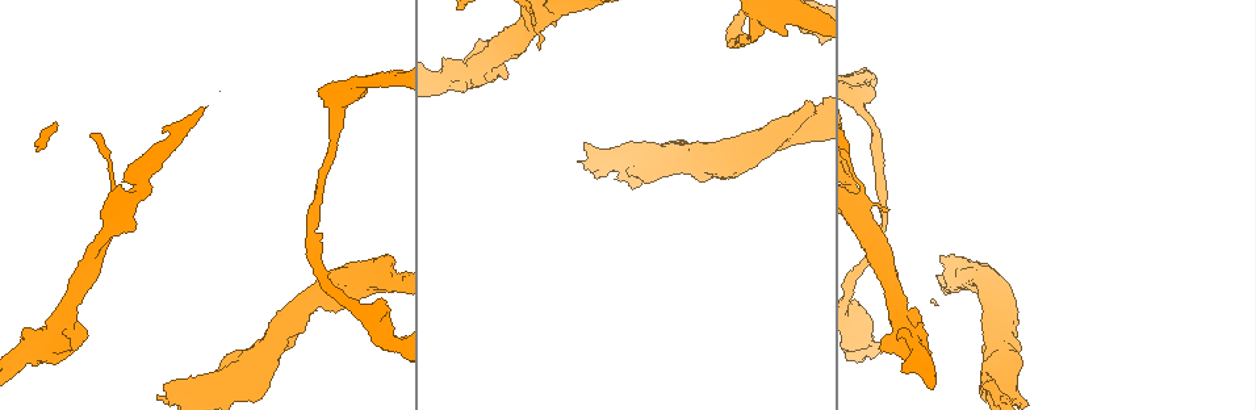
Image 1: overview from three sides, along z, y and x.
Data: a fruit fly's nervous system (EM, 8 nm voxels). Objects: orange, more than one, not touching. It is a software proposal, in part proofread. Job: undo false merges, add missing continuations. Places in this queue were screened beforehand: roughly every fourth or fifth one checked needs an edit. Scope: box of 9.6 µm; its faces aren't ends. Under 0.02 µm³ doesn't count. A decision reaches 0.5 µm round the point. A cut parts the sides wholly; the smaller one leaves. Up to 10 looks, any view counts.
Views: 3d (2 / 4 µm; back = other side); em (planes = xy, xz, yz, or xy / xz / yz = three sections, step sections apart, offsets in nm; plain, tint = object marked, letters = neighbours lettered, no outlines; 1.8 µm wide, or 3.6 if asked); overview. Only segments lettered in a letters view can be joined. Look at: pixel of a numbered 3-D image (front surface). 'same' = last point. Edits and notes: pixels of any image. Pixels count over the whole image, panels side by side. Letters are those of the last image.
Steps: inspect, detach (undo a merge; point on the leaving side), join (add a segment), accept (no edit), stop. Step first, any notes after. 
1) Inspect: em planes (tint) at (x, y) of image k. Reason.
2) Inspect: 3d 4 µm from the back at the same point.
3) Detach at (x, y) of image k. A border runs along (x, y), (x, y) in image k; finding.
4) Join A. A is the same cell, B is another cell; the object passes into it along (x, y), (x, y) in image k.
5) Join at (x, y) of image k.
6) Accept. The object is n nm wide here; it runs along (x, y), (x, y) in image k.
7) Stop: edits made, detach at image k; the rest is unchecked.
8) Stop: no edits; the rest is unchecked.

Inspect: em xy step 8 (letters) at (873, 93) of image 1. Branch stops here.

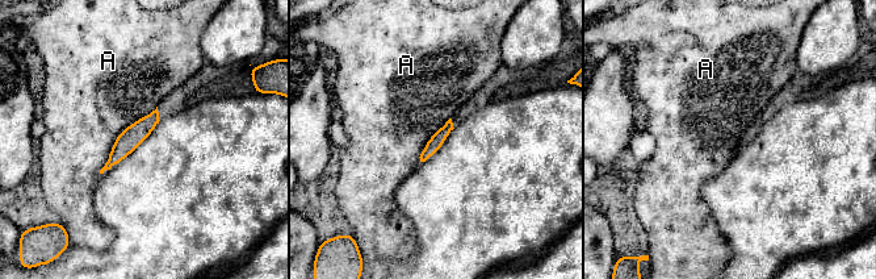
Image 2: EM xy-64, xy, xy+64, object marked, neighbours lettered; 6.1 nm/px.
Accept. A is another cell; none of them fits.

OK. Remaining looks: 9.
Inspect: 3d 4 µm from the back at (534, 18) of image 1. Sudden change in width.

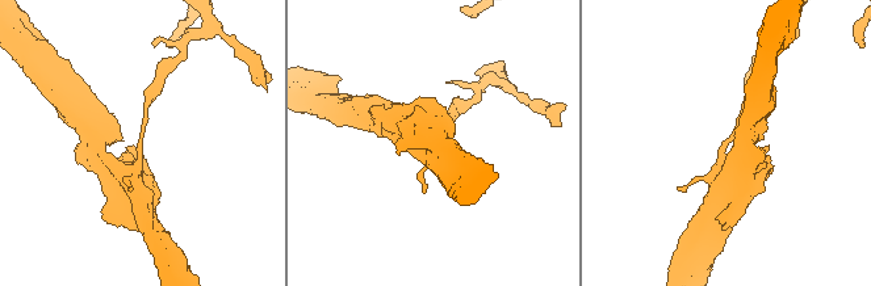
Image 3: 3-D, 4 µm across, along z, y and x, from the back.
Inspect: em xy step 4 (tint) at (140, 156) of image 3. 3 arms meet here.

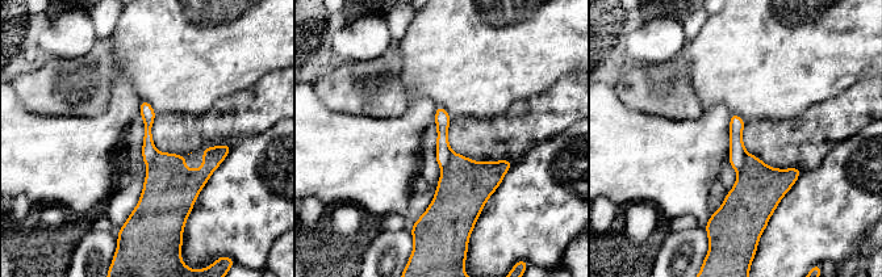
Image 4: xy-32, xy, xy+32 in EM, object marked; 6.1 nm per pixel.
Inspect: em planes (letters) at the same point.

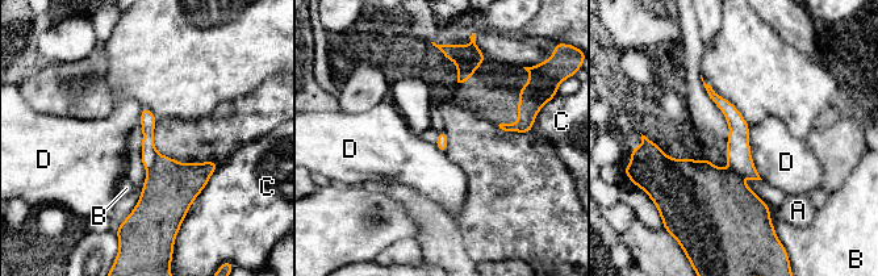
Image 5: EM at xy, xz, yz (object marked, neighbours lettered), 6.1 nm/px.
Detach at (149, 153) of image 5. The object is 80 nm wide here; the longest contact is with C, 420 nm; A, B, C and D are other cells; two cells meet here.

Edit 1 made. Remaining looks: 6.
Inspect: overview. See it whole again.

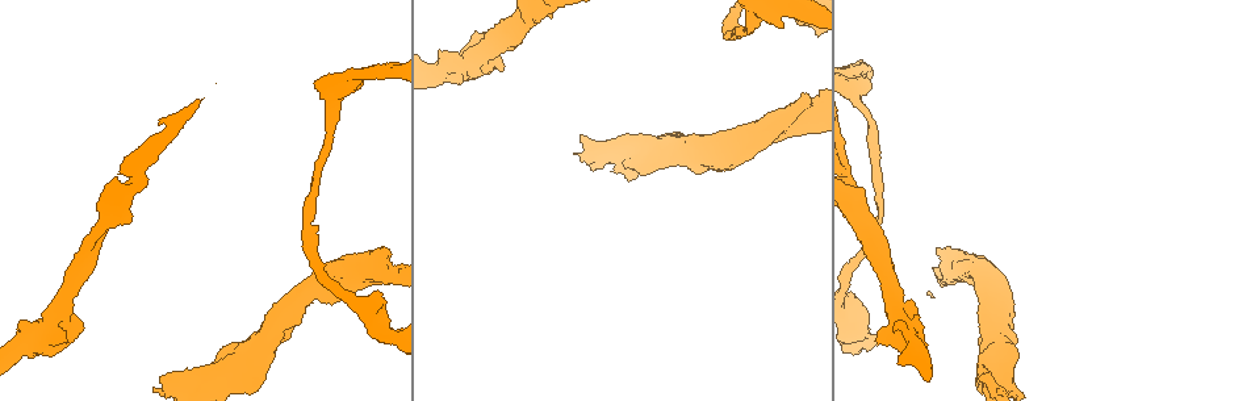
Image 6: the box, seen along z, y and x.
Inspect: em planes (tint) at (311, 228) of image 6. A narrow waist.

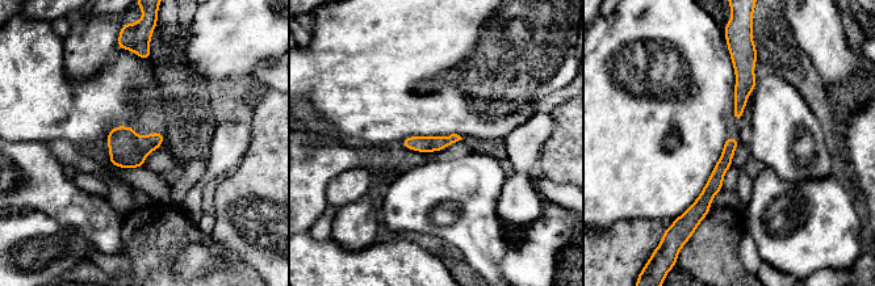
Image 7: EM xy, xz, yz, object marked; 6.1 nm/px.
Inspect: em planes (letters) at the same point. What lies round it.

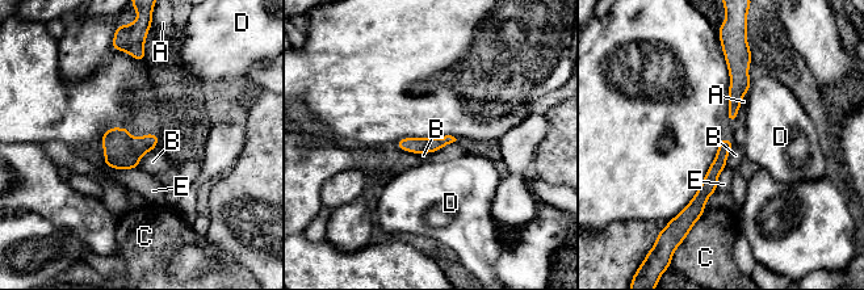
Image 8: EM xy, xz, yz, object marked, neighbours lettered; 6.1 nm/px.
Accept. A, B, C, D and E are other cells; a border runs along (155, 150), (149, 150), (138, 167) in image 8; one cell here.

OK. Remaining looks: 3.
Inspect: 3d 2 µm at (705, 152) of image 6. Sudden change in width.

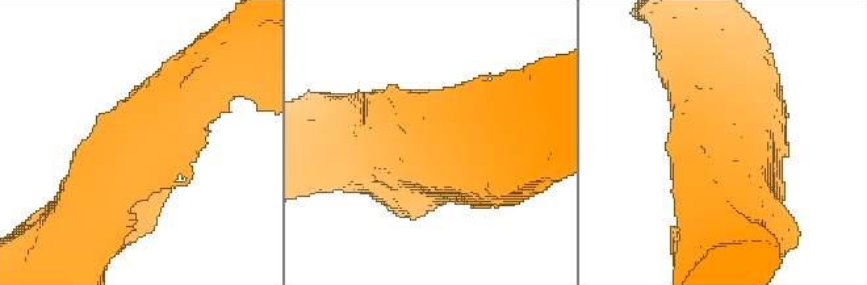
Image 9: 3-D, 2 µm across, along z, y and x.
Inspect: em planes (letters) at (721, 141) of image 9.

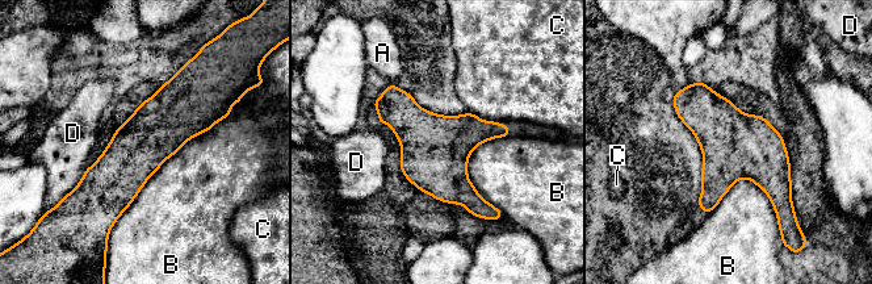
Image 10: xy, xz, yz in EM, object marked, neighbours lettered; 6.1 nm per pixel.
Accept. The object is 360 nm wide here; A, B, C and D are other cells; a border runs along (230, 116), (171, 155), (109, 230) in image 10; continuous, no second cell.

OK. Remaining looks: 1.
Stop: edits made, detach at image 5; the rest is unchecked.

